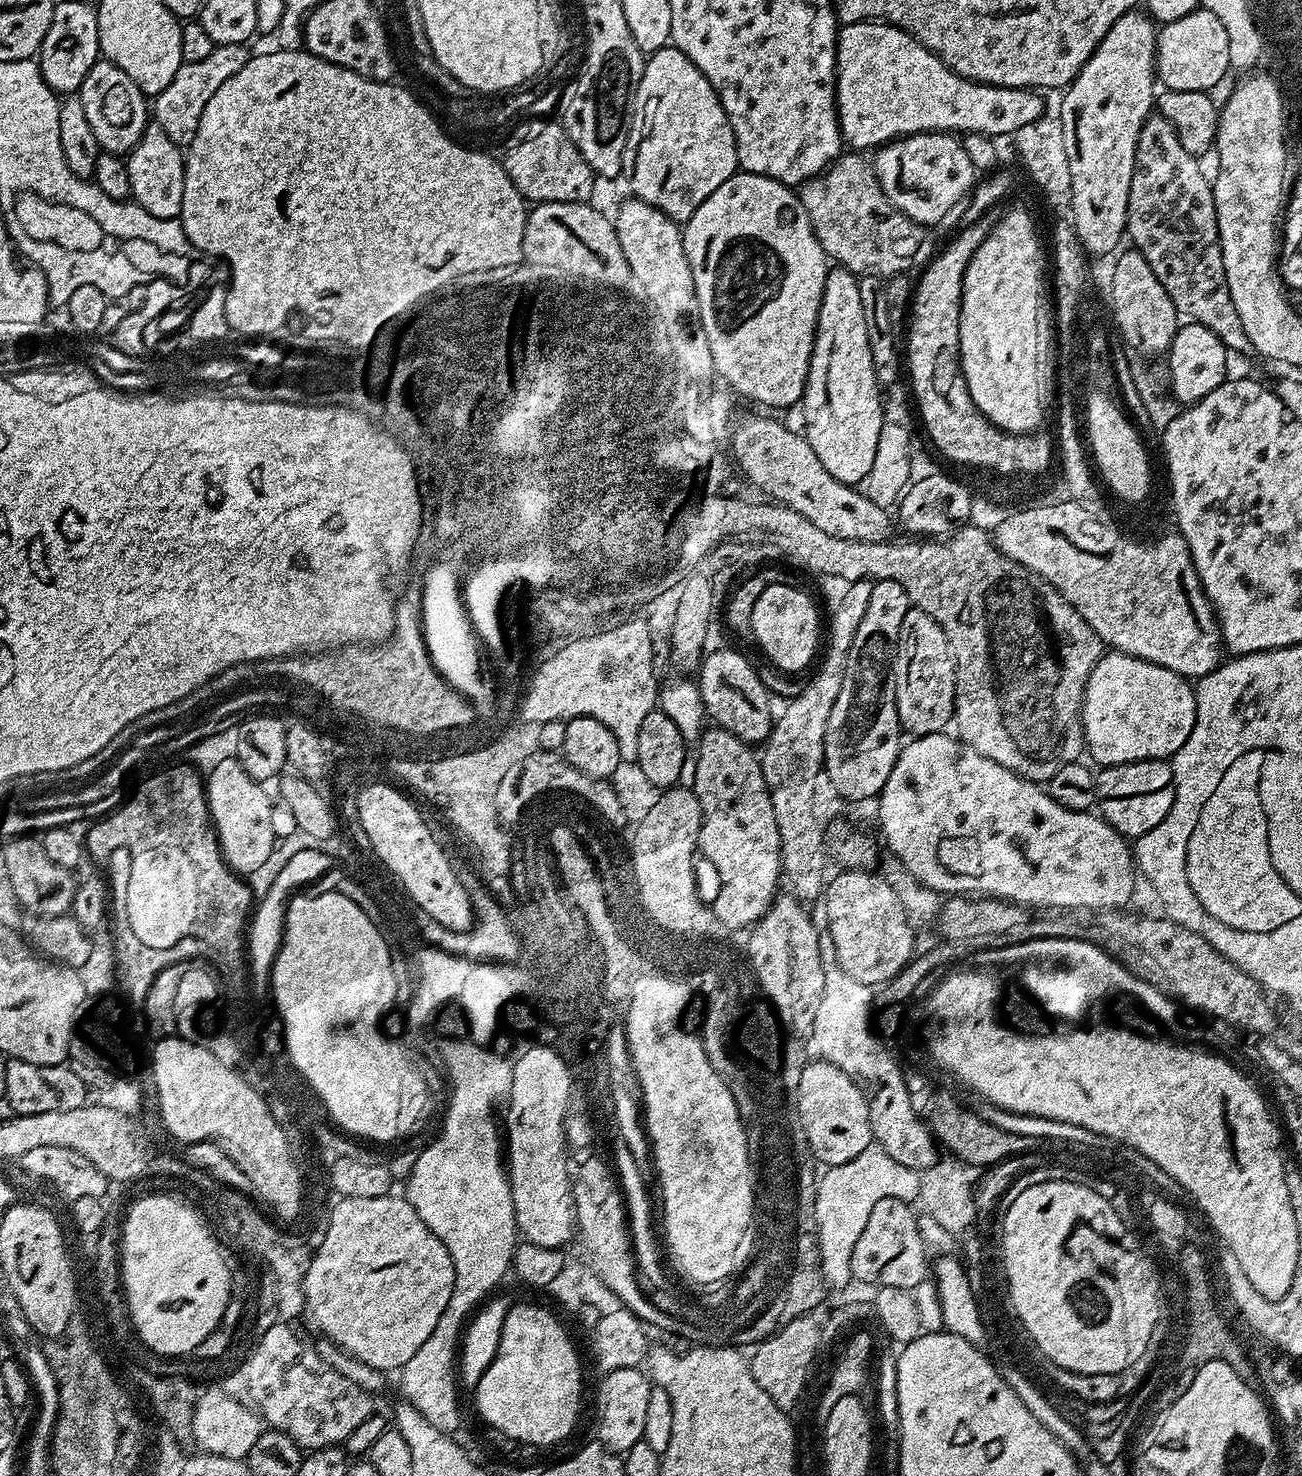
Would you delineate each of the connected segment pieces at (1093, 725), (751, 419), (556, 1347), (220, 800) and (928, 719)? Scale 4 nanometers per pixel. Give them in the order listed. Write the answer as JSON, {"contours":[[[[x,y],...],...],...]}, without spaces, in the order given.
{"contours":[[[[1108,650],[1094,666],[1084,691],[1084,742],[1097,765],[1168,760],[1190,738],[1196,721],[1193,685],[1174,670]]],[[[744,416],[736,424],[736,429],[732,432],[732,450],[730,456],[735,461],[735,467],[739,475],[744,476],[760,492],[765,492],[769,501],[784,504],[790,510],[802,514],[806,522],[814,522],[818,530],[830,534],[834,538],[843,540],[857,540],[867,544],[882,544],[889,539],[888,536],[894,528],[894,520],[883,503],[875,504],[868,496],[863,496],[859,487],[851,484],[838,482],[822,462],[818,462],[818,454],[808,445],[807,439],[799,431],[787,428],[784,424],[779,424],[776,420],[771,420],[768,416]]],[[[532,1304],[516,1306],[509,1307],[501,1328],[496,1356],[474,1389],[476,1408],[485,1420],[485,1425],[505,1431],[521,1445],[556,1444],[571,1434],[576,1424],[576,1415],[580,1412],[580,1360],[576,1357],[576,1348],[571,1338],[550,1313]]],[[[235,758],[222,759],[217,764],[212,764],[208,773],[210,773],[206,776],[208,810],[212,814],[212,823],[224,859],[228,861],[229,868],[237,874],[258,870],[258,865],[278,844],[270,824],[270,804],[267,794],[264,793],[265,785],[250,778],[240,761]]],[[[909,607],[902,618],[892,666],[895,702],[901,729],[911,737],[941,732],[953,721],[956,667],[942,628],[925,611]]]]}

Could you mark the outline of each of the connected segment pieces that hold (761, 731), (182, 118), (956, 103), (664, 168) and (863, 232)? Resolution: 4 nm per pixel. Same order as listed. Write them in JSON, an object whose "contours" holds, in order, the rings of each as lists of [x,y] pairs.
{"contours":[[[[724,647],[720,652],[709,652],[698,665],[700,680],[698,687],[704,703],[705,713],[712,716],[717,725],[726,732],[732,732],[745,742],[764,742],[772,732],[774,710],[768,701],[768,692],[760,681],[752,664],[740,652],[731,652],[731,647]]],[[[217,44],[210,55],[202,58],[202,62],[181,64],[178,74],[174,74],[170,86],[162,90],[154,98],[150,112],[154,122],[166,130],[166,138],[174,142],[181,150],[187,149],[190,142],[194,142],[194,134],[198,134],[198,122],[202,122],[202,110],[206,110],[206,102],[214,95],[214,90],[226,82],[226,78],[234,78],[242,66],[246,66],[250,52],[242,44]]],[[[858,22],[857,24],[843,25],[836,34],[836,120],[840,124],[840,134],[845,145],[849,149],[864,150],[860,148],[870,148],[876,150],[881,145],[886,145],[893,140],[903,136],[914,136],[919,132],[942,132],[951,134],[976,133],[978,135],[999,138],[998,136],[1008,136],[1016,134],[1020,127],[1027,123],[1033,123],[1044,114],[1044,99],[1039,91],[1027,88],[999,88],[993,84],[978,84],[975,80],[967,80],[952,72],[944,63],[935,56],[926,46],[918,43],[909,32],[904,32],[900,28],[895,28],[892,24],[883,22]]],[[[671,46],[659,48],[644,61],[644,69],[640,80],[636,83],[636,95],[632,97],[632,118],[628,126],[628,137],[624,147],[624,167],[622,180],[628,183],[628,188],[635,199],[646,202],[671,220],[686,222],[726,182],[738,171],[736,163],[736,143],[734,130],[726,118],[726,110],[722,110],[722,102],[718,94],[714,94],[714,86],[682,54],[682,50]]],[[[841,154],[817,176],[799,185],[806,224],[816,235],[819,251],[839,267],[881,278],[907,273],[926,237],[926,228],[911,220],[883,192],[873,165],[860,154]]]]}

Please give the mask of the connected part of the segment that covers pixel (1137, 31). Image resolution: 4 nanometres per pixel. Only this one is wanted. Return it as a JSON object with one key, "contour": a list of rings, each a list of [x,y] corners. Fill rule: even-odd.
{"contour":[[[1143,11],[1127,12],[1110,26],[1106,38],[1102,38],[1094,54],[1063,93],[1060,118],[1073,183],[1071,225],[1088,254],[1113,253],[1117,249],[1116,243],[1126,236],[1127,198],[1130,196],[1131,175],[1134,174],[1135,147],[1138,146],[1139,131],[1153,111],[1154,97],[1158,92],[1154,83],[1157,79],[1157,33],[1157,25]]]}

